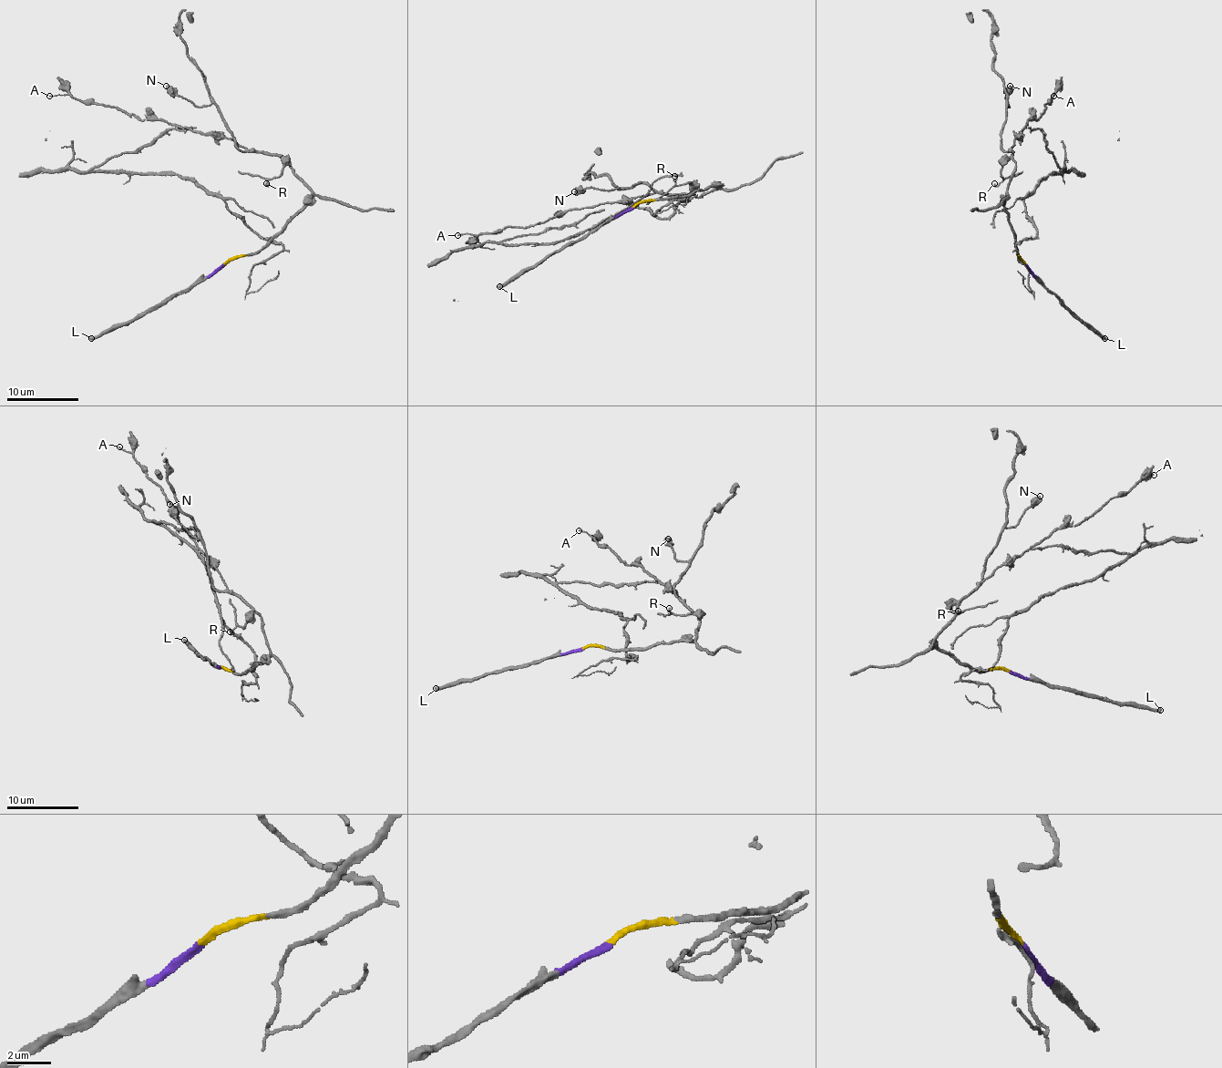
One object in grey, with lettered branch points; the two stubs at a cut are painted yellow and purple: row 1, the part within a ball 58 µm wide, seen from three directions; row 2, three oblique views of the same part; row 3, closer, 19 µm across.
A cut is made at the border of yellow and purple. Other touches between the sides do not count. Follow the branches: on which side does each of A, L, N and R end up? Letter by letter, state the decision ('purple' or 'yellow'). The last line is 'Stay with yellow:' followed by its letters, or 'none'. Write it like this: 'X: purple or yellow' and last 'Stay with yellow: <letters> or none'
A: yellow
L: purple
N: yellow
R: yellow
Stay with yellow: A, N, R

